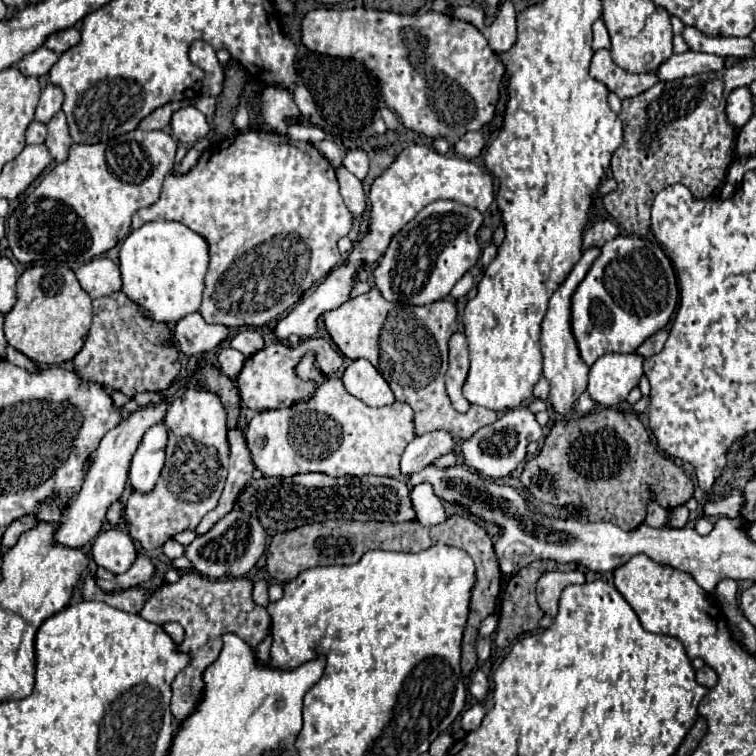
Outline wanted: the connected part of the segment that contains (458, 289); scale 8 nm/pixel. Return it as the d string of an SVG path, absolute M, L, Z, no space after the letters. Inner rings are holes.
M465 272L463 276L461 276L461 280L453 286L453 290L451 290L451 298L461 298L461 296L465 296L469 290L473 288L473 274L471 272Z

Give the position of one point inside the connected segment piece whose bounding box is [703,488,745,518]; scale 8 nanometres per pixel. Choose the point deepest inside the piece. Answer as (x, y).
(731, 505)

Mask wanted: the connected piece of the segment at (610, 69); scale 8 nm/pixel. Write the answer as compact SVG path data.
M597 50L593 54L591 60L591 68L589 68L591 76L599 82L603 82L611 92L615 92L621 100L625 98L633 98L641 92L645 92L647 88L651 88L653 84L657 84L657 76L653 72L649 74L633 74L633 72L625 72L623 68L619 68L613 60L609 50Z

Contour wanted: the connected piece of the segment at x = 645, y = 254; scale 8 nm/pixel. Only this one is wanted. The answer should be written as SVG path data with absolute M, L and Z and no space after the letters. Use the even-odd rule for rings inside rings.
M617 236L605 242L599 258L573 296L571 324L583 362L591 366L609 352L633 352L653 332L667 326L677 300L677 276L659 244L639 236Z

